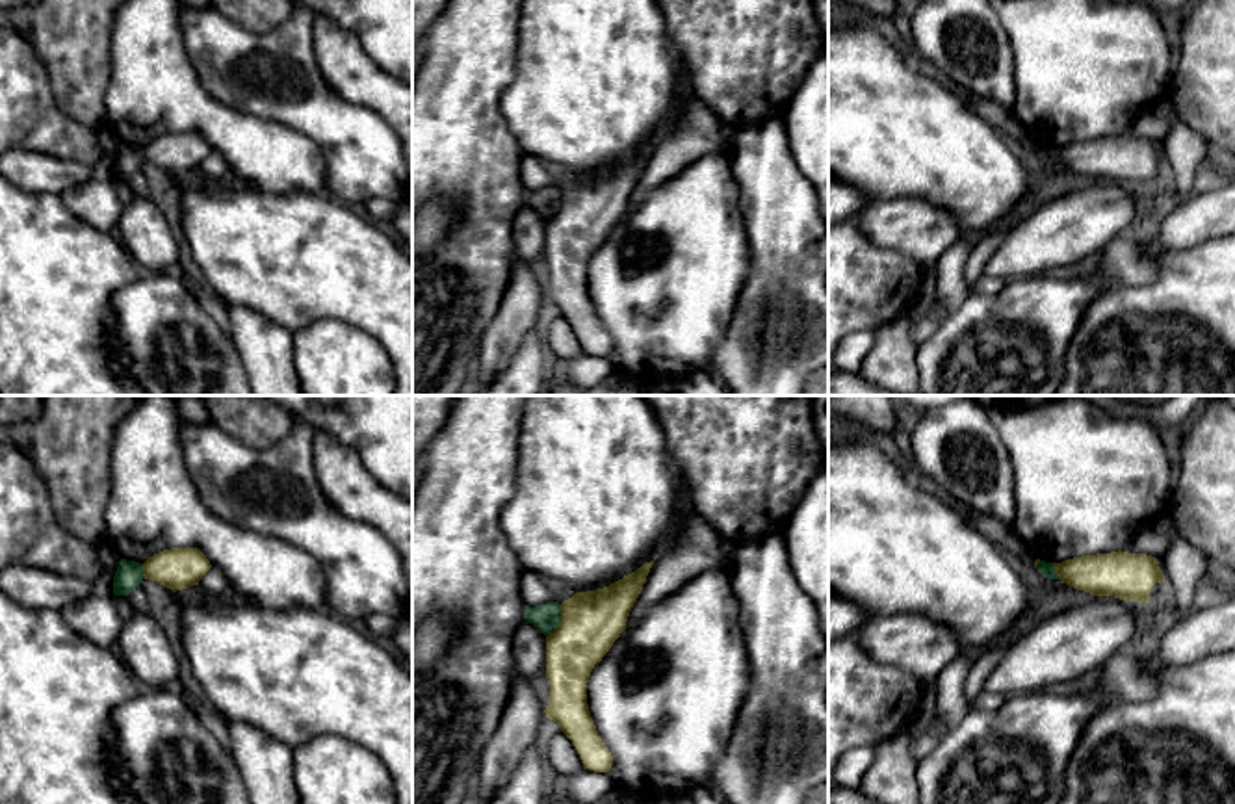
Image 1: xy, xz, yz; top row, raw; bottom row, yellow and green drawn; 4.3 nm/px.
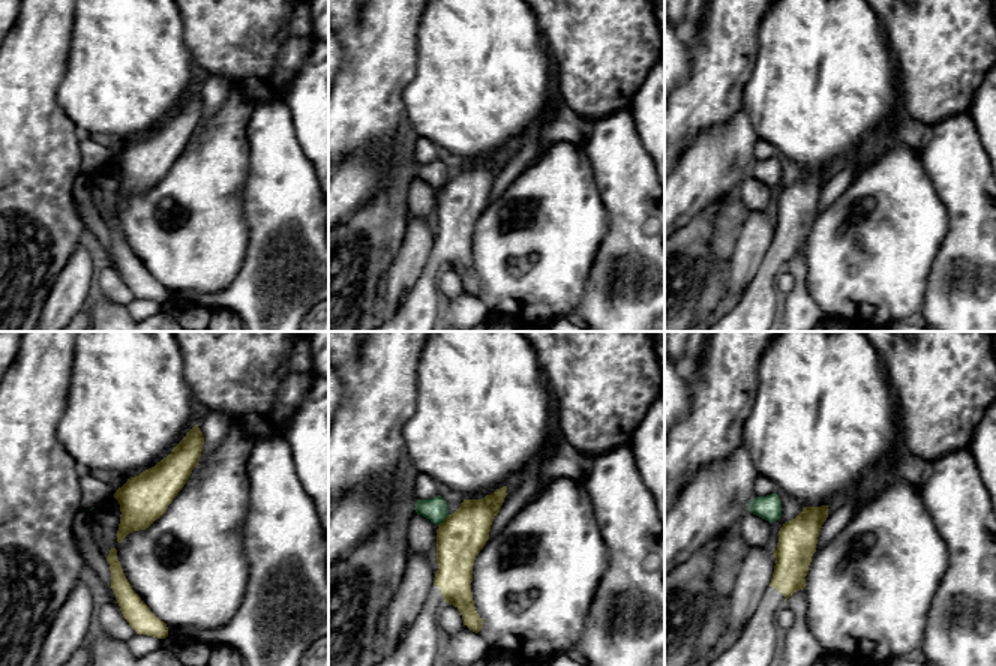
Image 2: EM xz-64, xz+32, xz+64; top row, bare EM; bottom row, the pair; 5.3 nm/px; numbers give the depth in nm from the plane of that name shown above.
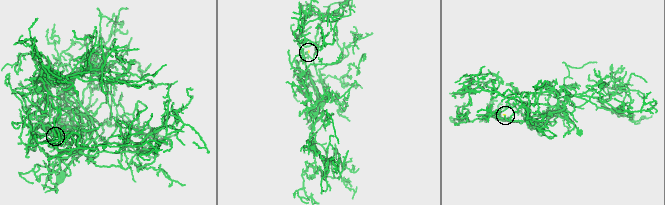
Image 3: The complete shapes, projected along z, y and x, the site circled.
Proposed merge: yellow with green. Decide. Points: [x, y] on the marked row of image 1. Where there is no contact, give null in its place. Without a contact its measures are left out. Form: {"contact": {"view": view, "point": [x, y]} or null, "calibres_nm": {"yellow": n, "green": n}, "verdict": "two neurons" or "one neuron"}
{"contact": {"view": "xz", "point": [561, 621]}, "calibres_nm": {"yellow": 260, "green": 120}, "verdict": "two neurons"}

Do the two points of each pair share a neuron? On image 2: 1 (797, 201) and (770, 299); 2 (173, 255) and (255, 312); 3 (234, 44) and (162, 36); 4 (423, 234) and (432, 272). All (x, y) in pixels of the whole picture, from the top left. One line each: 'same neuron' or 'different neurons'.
1: same neuron
2: different neurons
3: different neurons
4: different neurons

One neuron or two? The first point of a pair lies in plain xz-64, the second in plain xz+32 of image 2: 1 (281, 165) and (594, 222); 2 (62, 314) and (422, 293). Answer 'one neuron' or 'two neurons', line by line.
1: two neurons
2: two neurons

